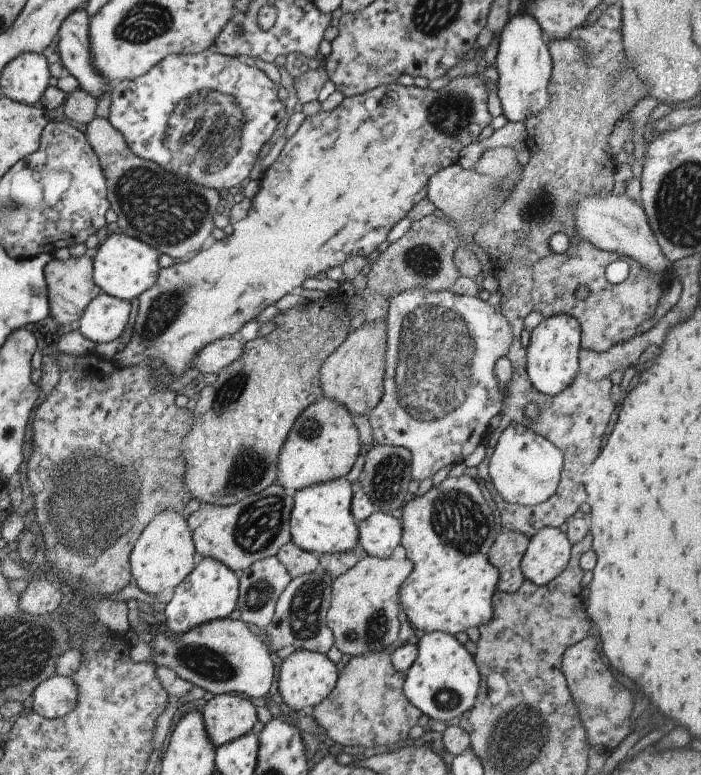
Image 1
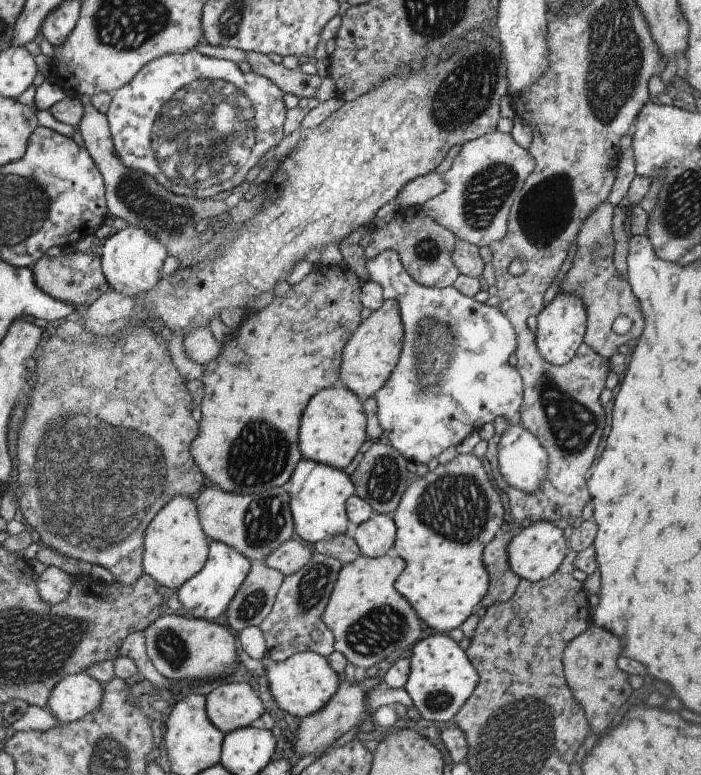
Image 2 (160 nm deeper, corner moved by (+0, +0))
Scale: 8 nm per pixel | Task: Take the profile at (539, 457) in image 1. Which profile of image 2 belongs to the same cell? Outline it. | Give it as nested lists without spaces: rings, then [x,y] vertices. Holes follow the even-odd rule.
[[[380,251],[373,258],[364,261],[367,280],[381,285],[384,300],[398,304],[404,332],[396,367],[373,396],[382,435],[406,460],[427,463],[447,446],[455,446],[469,432],[478,431],[485,422],[505,417],[510,425],[498,442],[498,471],[506,483],[524,493],[538,489],[545,478],[547,453],[541,453],[539,441],[520,425],[518,410],[522,399],[522,380],[507,361],[516,347],[515,333],[508,318],[495,307],[477,303],[452,286],[445,289],[422,287],[404,271],[395,251]]]

